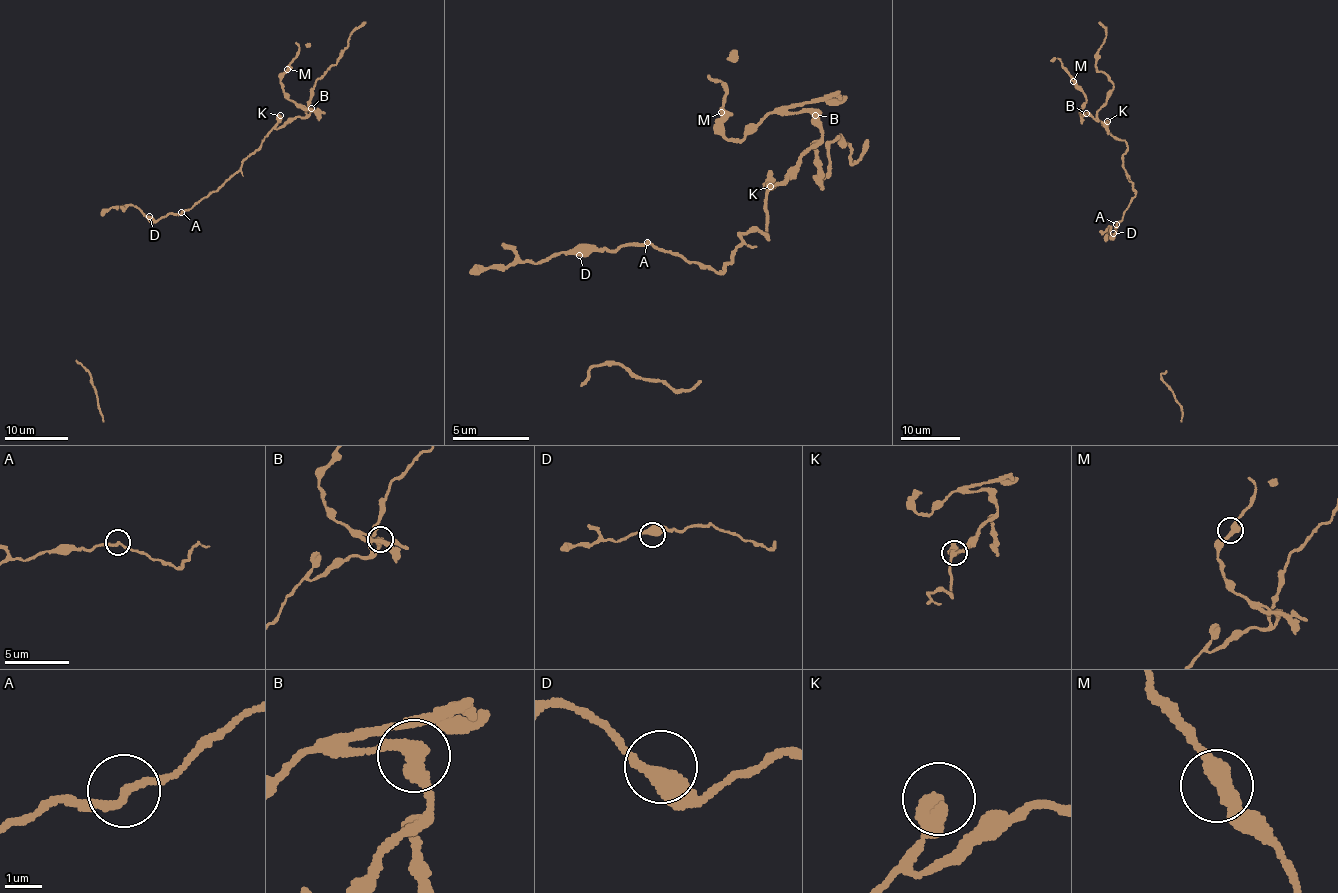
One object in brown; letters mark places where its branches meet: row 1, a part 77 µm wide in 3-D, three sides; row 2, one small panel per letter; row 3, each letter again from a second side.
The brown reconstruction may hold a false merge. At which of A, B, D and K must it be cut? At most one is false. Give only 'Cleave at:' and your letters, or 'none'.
Cleave at: B

